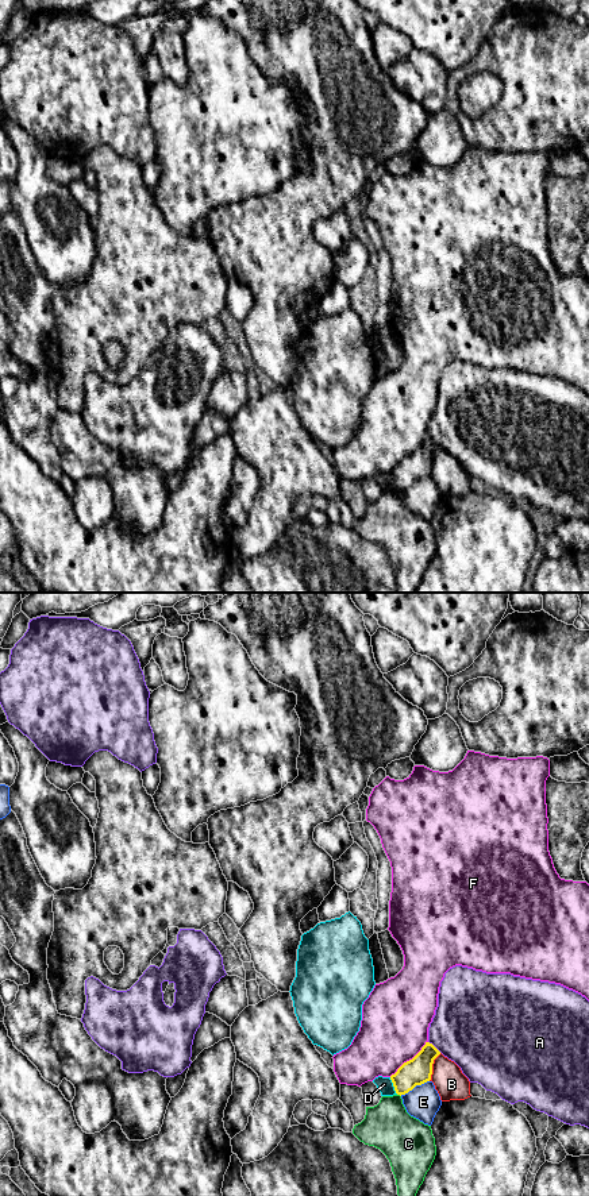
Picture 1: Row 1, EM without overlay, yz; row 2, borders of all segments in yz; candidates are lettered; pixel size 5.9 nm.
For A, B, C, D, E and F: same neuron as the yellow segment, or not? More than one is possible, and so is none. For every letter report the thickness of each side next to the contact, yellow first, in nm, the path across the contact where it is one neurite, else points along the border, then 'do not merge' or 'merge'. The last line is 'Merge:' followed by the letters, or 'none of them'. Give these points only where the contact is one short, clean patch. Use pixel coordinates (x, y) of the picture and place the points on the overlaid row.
A: 160/460 nm | do not merge
B: 160/190 nm | do not merge
C: 160/280 nm | do not merge
D: 160/90 nm | along yz (389, 1077), (397, 1094) | do not merge
E: 160/200 nm | do not merge
F: 160/400 nm | do not merge
Merge: none of them

